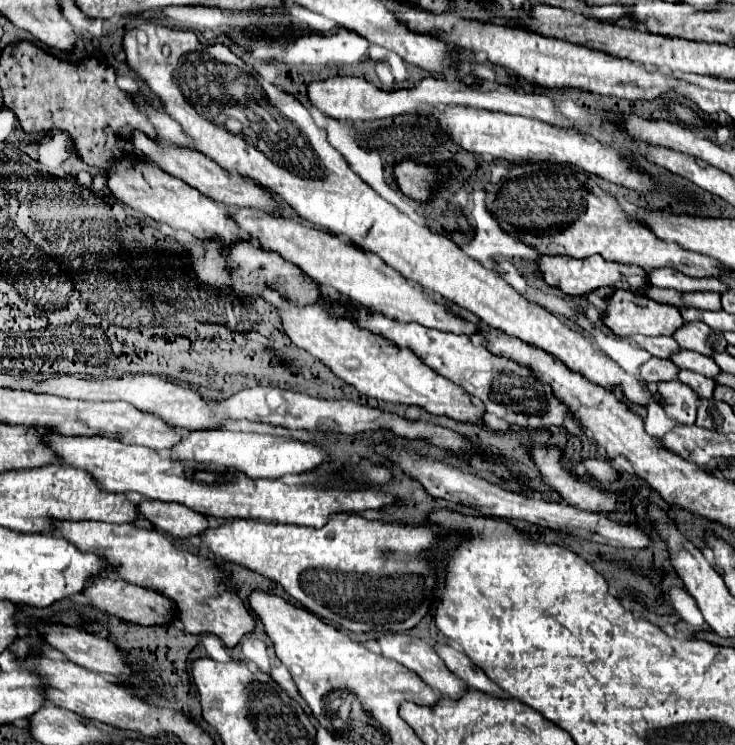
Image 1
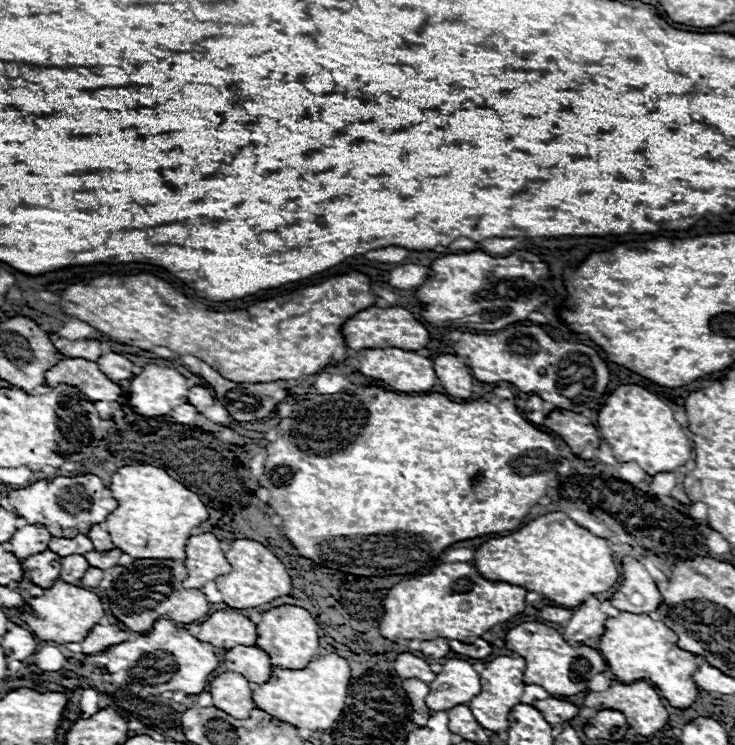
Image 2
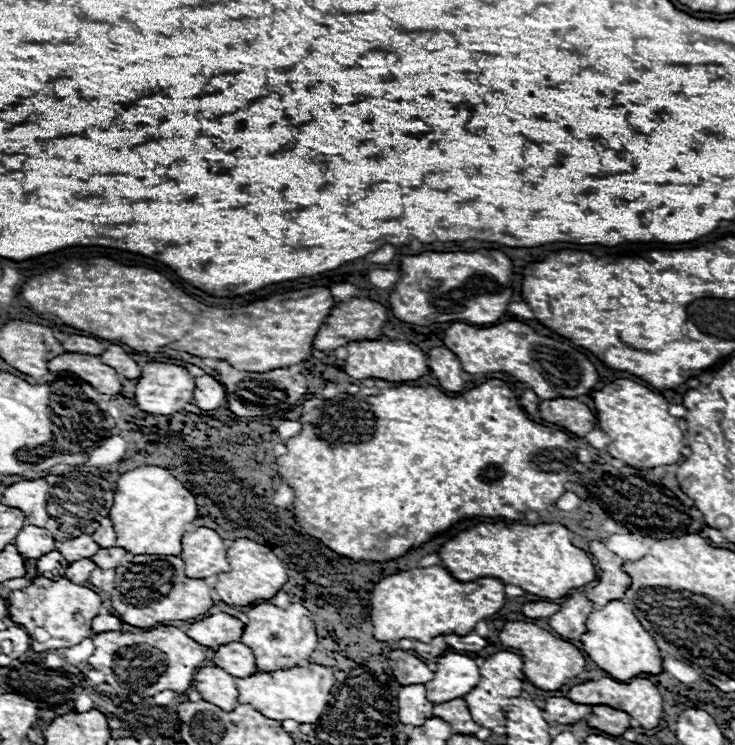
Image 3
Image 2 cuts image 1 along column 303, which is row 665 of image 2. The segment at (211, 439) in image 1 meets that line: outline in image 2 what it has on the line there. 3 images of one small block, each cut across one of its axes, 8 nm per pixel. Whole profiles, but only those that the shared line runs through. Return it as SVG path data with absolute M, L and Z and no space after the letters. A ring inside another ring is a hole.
M452 658L444 664L442 672L436 674L434 682L428 684L430 694L426 706L432 712L442 712L458 704L470 702L480 692L480 674L466 660Z

